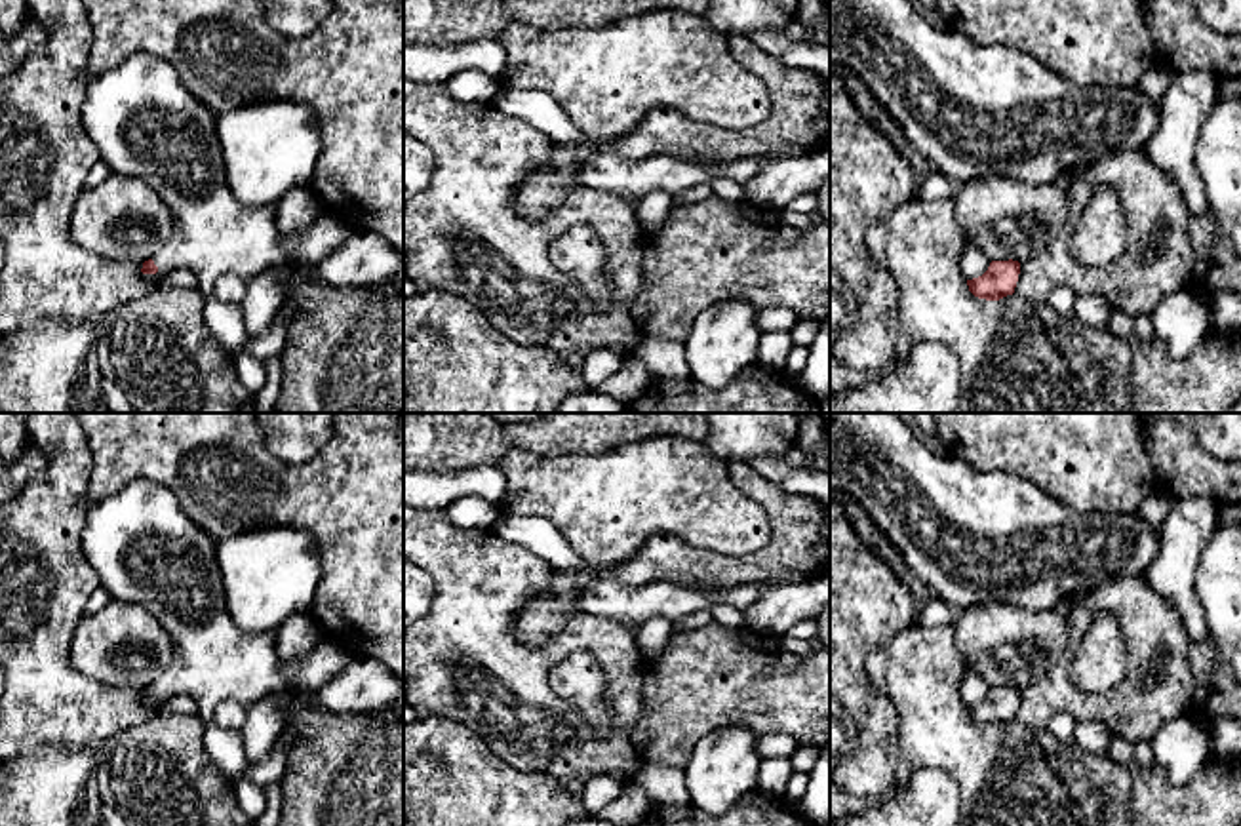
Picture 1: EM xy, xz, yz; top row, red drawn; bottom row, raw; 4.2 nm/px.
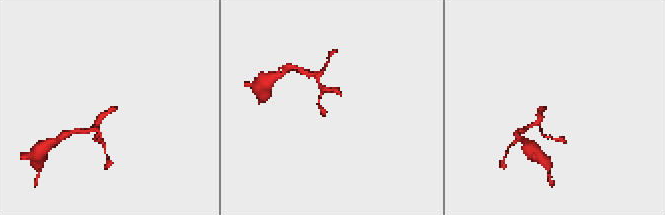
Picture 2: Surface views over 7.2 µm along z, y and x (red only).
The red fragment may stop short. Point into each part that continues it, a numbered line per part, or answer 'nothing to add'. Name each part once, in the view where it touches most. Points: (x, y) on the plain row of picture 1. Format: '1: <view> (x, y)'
1: xy (145, 550)

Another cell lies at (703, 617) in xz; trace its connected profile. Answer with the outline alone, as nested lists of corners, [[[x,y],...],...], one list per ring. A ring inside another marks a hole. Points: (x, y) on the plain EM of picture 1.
[[[710,609],[697,611],[693,615],[685,617],[683,620],[672,624],[672,636],[706,626],[710,622],[714,622]]]

